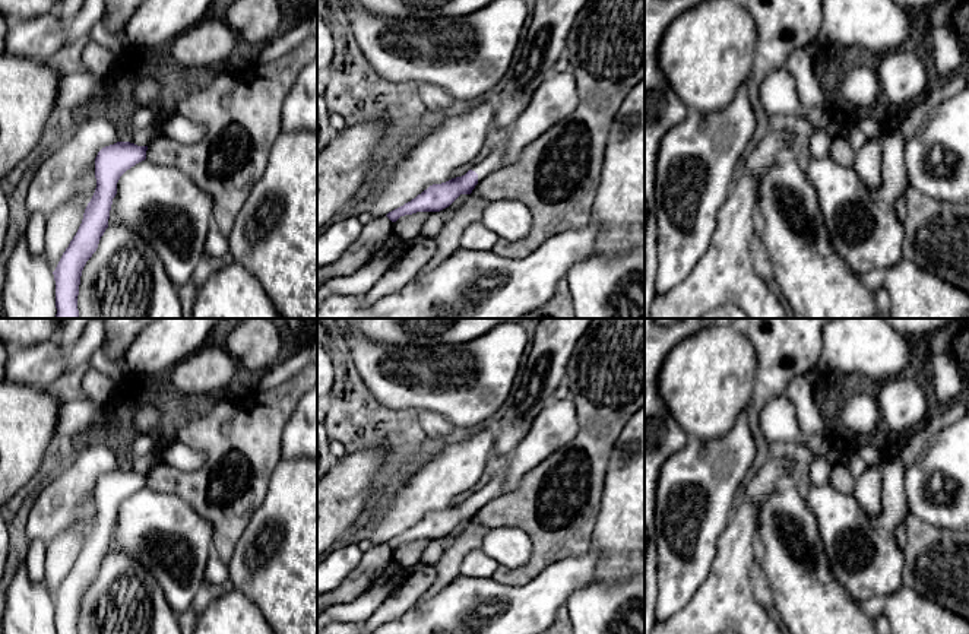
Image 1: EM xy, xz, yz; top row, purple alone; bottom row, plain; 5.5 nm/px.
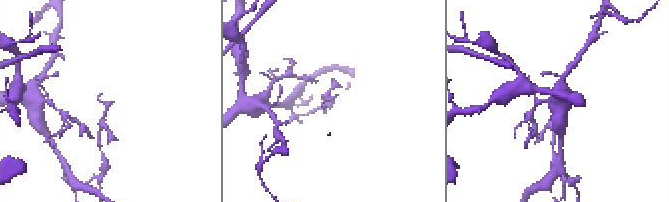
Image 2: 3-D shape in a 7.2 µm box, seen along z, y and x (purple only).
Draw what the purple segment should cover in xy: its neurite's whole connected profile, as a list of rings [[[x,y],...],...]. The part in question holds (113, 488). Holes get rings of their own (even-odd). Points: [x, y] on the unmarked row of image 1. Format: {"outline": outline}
{"outline": [[[117,469],[98,479],[95,485],[95,520],[85,536],[76,562],[53,599],[56,634],[77,634],[82,597],[96,578],[99,567],[108,555],[117,510],[127,497],[146,486],[146,478],[148,473]]]}

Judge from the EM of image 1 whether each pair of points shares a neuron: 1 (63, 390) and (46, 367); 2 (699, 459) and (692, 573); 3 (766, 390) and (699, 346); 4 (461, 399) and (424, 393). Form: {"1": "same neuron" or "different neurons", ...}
{"1": "different neurons", "2": "same neuron", "3": "different neurons", "4": "same neuron"}

